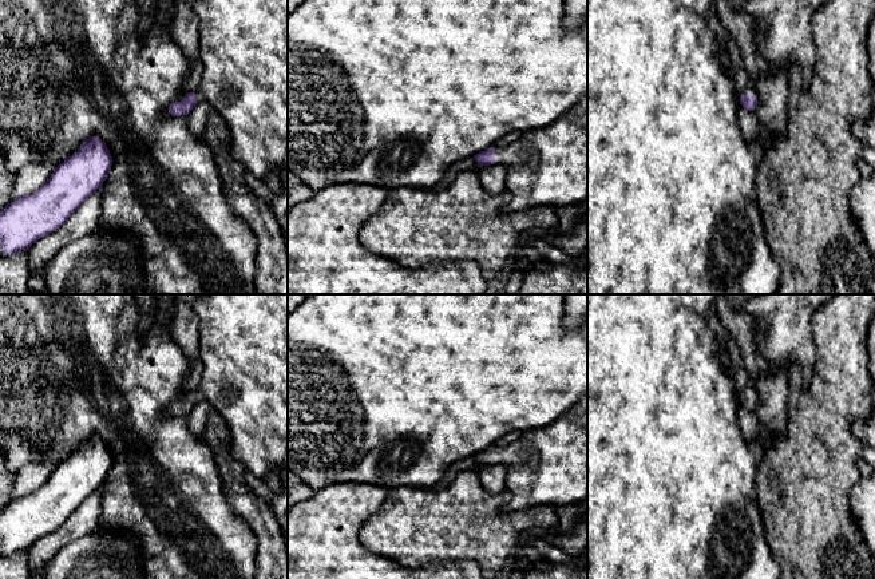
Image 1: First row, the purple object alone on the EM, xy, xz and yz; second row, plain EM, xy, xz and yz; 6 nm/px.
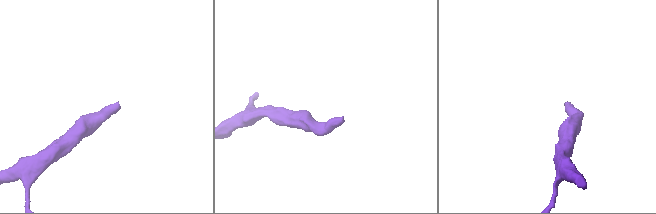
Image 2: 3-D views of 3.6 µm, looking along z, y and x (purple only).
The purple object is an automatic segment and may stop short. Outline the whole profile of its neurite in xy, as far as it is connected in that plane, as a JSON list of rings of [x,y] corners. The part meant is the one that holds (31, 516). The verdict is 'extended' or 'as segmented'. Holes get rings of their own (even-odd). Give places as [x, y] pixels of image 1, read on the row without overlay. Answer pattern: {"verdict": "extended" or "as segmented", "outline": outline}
{"verdict": "as segmented", "outline": [[[91,436],[55,467],[40,488],[16,496],[0,511],[1,554],[27,551],[37,539],[64,524],[102,487],[112,461],[106,443]]]}

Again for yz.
{"verdict": "extended", "outline": [[[751,381],[751,384],[739,394],[740,394],[740,404],[744,408],[753,412],[753,409],[756,408],[756,402],[757,402],[756,388],[753,382]]]}

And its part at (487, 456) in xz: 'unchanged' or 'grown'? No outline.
grown

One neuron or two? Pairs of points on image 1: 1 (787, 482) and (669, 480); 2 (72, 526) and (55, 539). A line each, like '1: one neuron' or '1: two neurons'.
1: two neurons
2: one neuron

